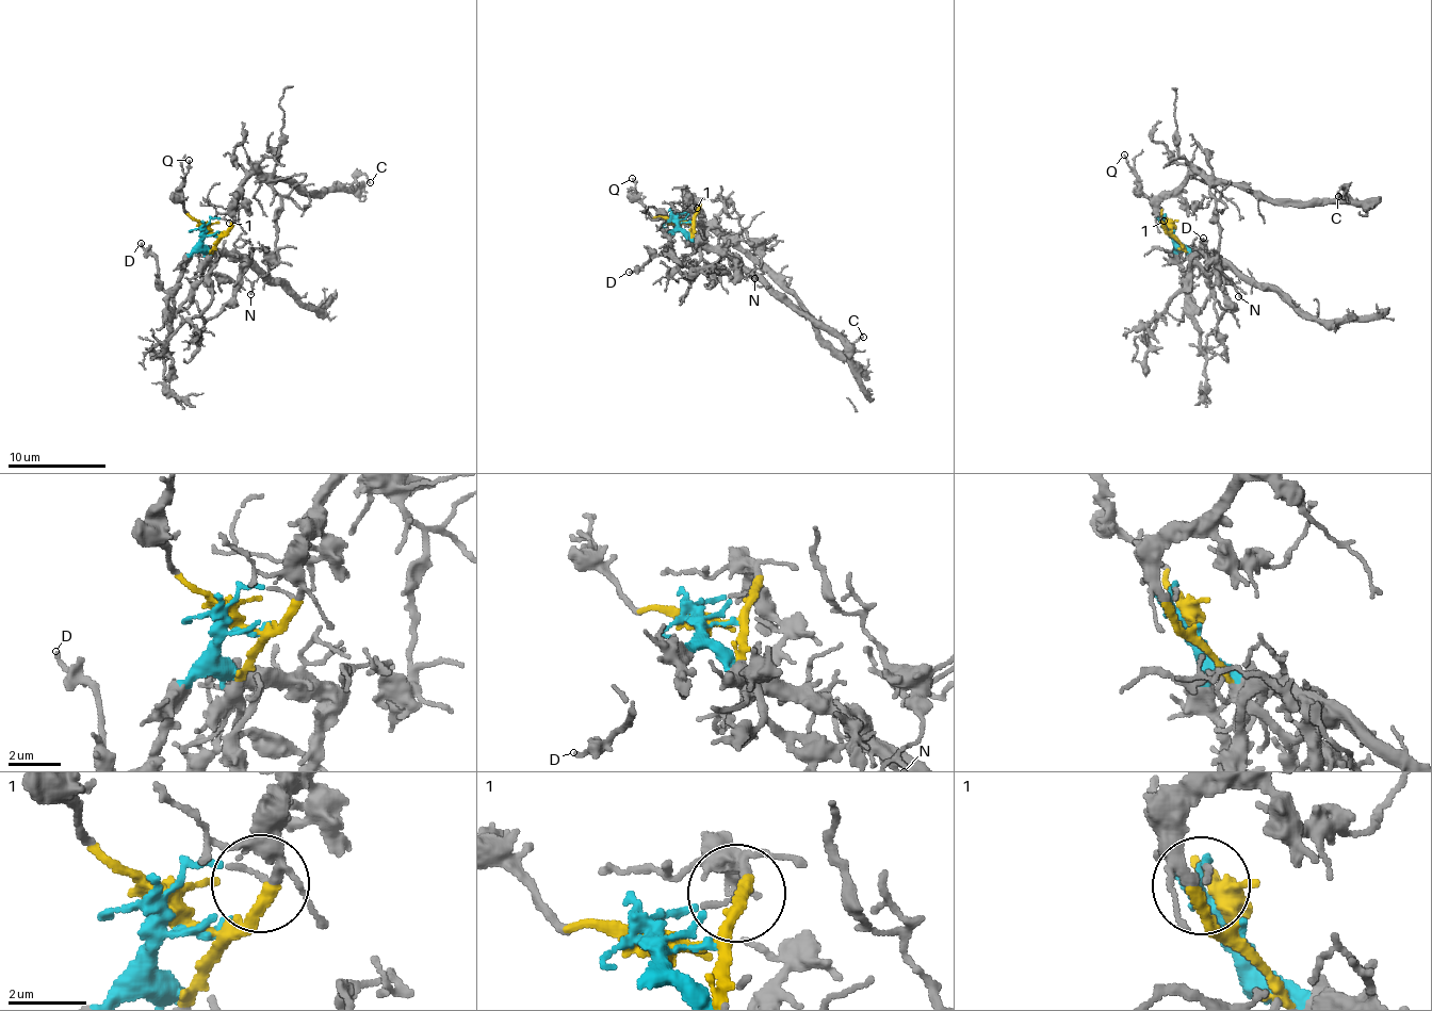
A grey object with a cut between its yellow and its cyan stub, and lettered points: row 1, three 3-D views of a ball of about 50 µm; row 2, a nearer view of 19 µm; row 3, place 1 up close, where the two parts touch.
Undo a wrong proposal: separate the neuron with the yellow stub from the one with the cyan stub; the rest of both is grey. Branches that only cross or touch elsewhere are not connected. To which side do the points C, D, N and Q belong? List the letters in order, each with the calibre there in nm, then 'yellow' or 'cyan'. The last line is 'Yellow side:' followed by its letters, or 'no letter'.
C: 130 nm thick; yellow
D: 150 nm thick; cyan
N: 150 nm thick; yellow
Q: 150 nm thick; yellow
Yellow side: C, N, Q

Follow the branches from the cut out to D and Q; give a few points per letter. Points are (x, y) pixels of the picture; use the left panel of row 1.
D: (209, 233), (184, 267), (181, 280), (168, 290), (158, 279), (157, 257), (140, 242)
Q: (209, 231), (197, 224), (183, 208), (183, 179), (189, 160)

